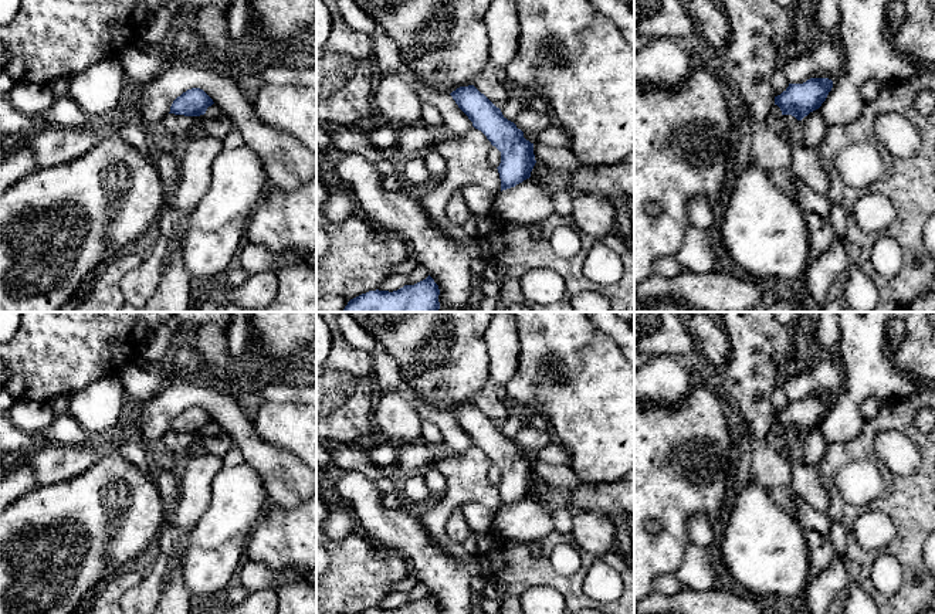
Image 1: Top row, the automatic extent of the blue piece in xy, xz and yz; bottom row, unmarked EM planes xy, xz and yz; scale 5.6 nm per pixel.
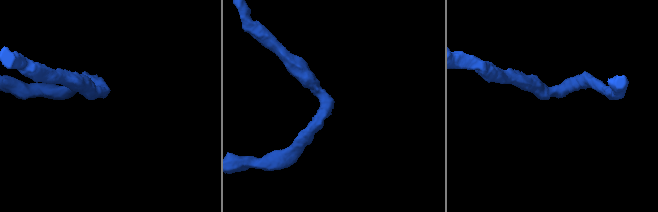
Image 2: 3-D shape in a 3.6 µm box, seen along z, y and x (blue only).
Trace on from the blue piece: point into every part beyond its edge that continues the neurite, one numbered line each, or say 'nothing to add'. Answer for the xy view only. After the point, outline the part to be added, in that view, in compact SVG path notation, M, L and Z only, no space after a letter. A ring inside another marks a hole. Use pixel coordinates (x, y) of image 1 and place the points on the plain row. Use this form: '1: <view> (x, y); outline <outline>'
1: xy (213, 428); outline M213 421L211 424L207 425L206 432L210 435L218 435L221 434L223 428L217 421Z

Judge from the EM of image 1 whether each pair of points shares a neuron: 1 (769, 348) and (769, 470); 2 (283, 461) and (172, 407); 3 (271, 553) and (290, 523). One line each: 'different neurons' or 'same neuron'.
1: same neuron
2: same neuron
3: same neuron

